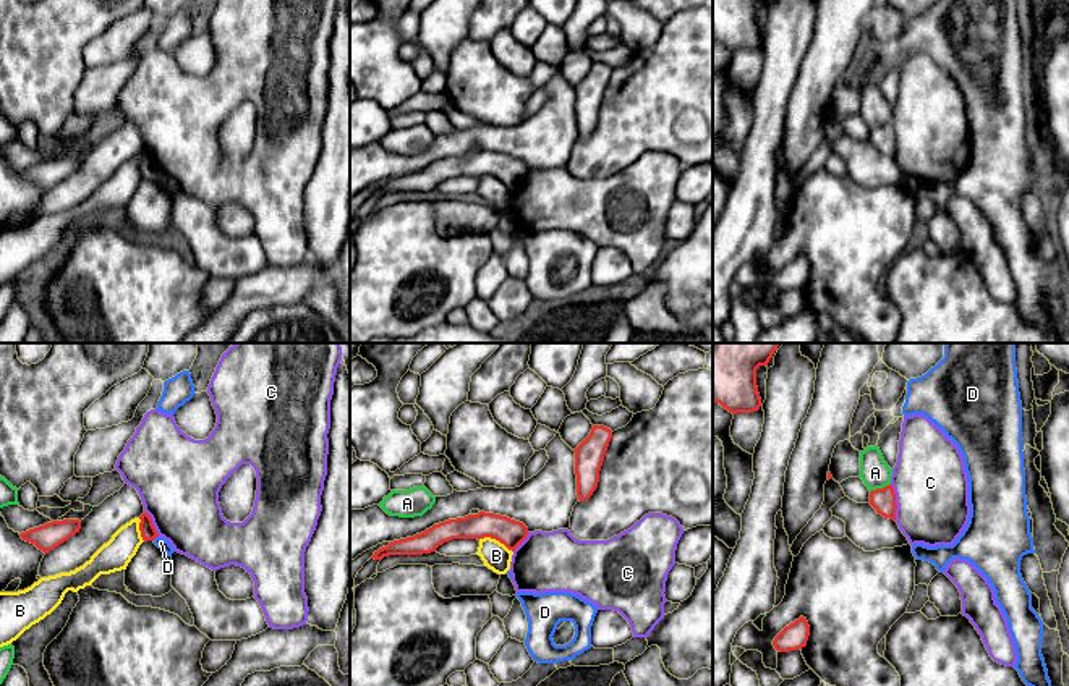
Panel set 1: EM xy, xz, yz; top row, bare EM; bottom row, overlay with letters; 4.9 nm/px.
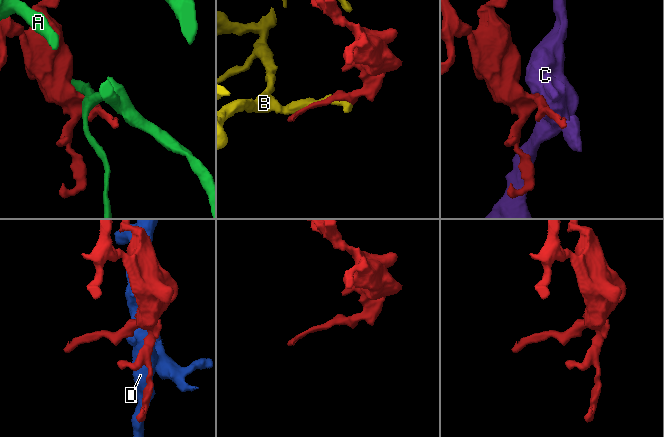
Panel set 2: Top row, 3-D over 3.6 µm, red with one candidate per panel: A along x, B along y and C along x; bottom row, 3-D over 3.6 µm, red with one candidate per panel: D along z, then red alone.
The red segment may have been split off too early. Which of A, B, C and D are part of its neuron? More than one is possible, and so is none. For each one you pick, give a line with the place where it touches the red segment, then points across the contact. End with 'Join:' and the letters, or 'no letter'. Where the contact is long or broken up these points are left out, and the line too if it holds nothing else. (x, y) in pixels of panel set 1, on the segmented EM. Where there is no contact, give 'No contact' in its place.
Join: no letter

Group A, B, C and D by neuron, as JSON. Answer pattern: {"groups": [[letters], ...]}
{"groups": [["A"], ["B"], ["C"], ["D"]]}

